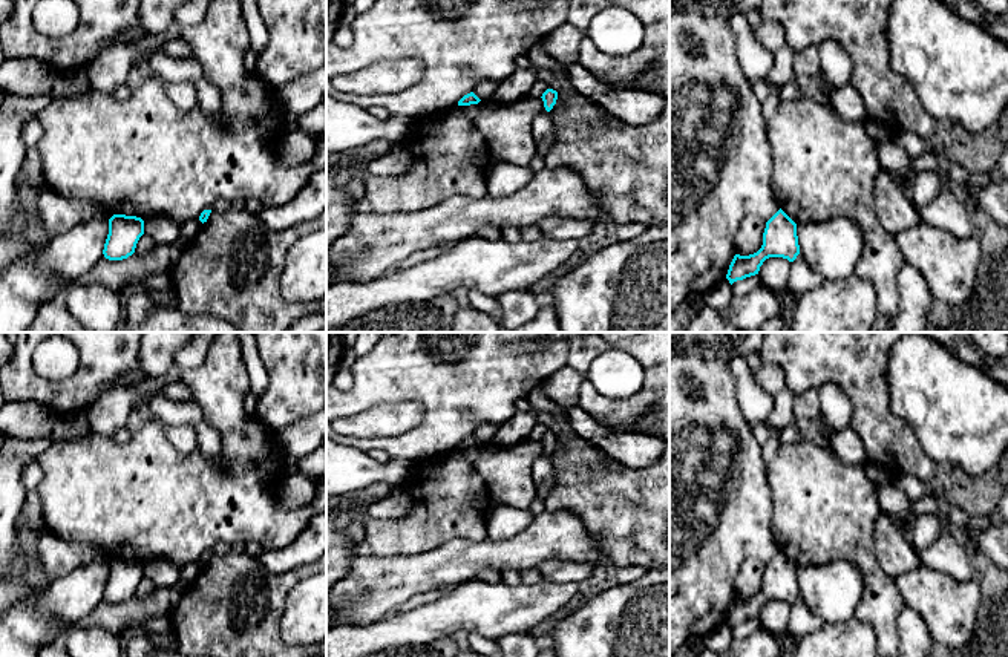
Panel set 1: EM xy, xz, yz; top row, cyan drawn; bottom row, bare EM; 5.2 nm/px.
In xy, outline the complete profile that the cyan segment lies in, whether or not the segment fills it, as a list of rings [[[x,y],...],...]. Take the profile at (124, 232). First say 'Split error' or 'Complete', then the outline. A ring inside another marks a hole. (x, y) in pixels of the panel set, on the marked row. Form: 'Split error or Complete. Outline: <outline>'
Complete. Outline: [[[113,214],[109,219],[109,234],[103,254],[109,260],[123,260],[135,253],[144,234],[144,221],[136,216]]]

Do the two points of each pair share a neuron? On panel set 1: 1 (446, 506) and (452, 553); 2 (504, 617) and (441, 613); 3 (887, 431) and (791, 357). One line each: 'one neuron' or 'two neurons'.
1: two neurons
2: one neuron
3: one neuron

